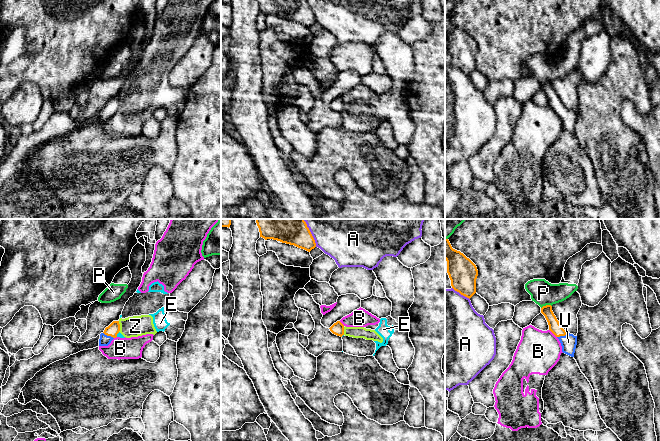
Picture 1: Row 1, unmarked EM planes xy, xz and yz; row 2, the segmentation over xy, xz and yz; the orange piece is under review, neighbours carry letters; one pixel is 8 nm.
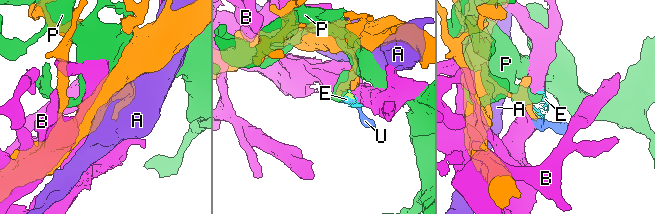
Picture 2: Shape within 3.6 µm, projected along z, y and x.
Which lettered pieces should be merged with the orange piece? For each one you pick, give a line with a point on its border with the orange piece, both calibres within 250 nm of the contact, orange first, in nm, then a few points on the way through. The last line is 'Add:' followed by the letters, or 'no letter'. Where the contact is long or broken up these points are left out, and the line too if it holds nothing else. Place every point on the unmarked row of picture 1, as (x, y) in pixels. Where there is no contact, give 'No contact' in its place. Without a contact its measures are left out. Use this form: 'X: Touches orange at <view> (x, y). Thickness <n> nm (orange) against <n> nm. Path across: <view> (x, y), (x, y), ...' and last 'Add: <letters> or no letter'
U: Touches orange at xy (108, 111). Thickness 100 nm (orange) against 90 nm. Path across: xy (113, 105), (108, 111), (104, 116)
Add: U

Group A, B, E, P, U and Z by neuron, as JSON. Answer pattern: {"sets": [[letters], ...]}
{"sets": [["A"], ["B", "E", "Z"], ["P"], ["U"]]}

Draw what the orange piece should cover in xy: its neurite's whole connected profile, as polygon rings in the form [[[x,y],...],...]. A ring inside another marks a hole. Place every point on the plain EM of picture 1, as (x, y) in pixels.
[[[113,97],[104,108],[100,110],[99,122],[108,122],[111,117],[117,113],[120,107],[119,97]]]

